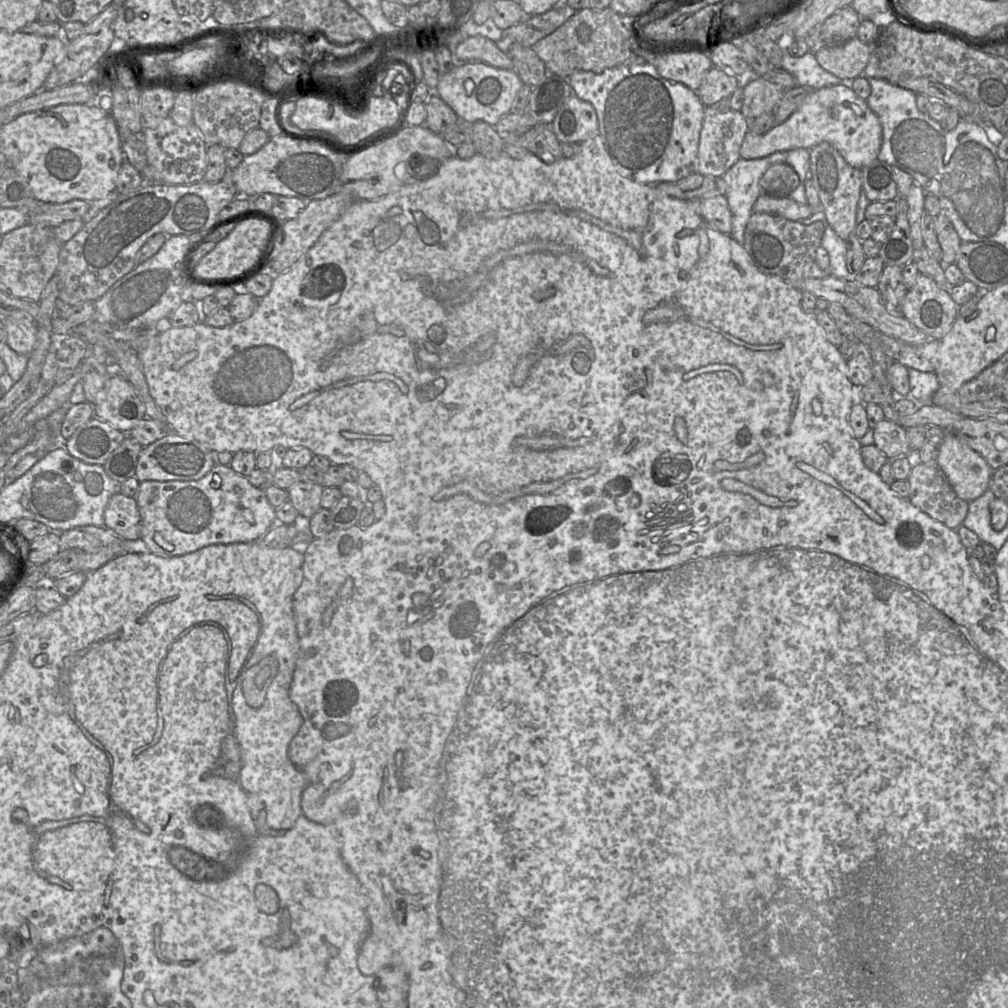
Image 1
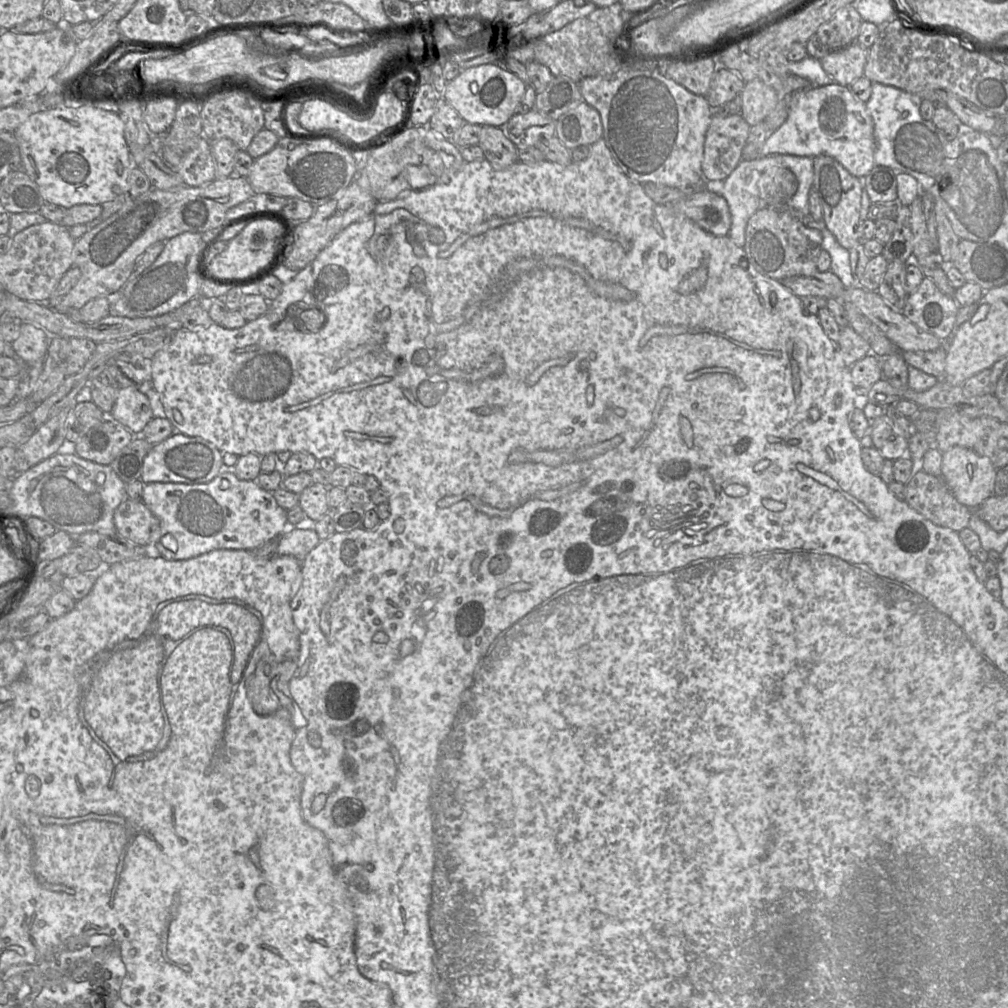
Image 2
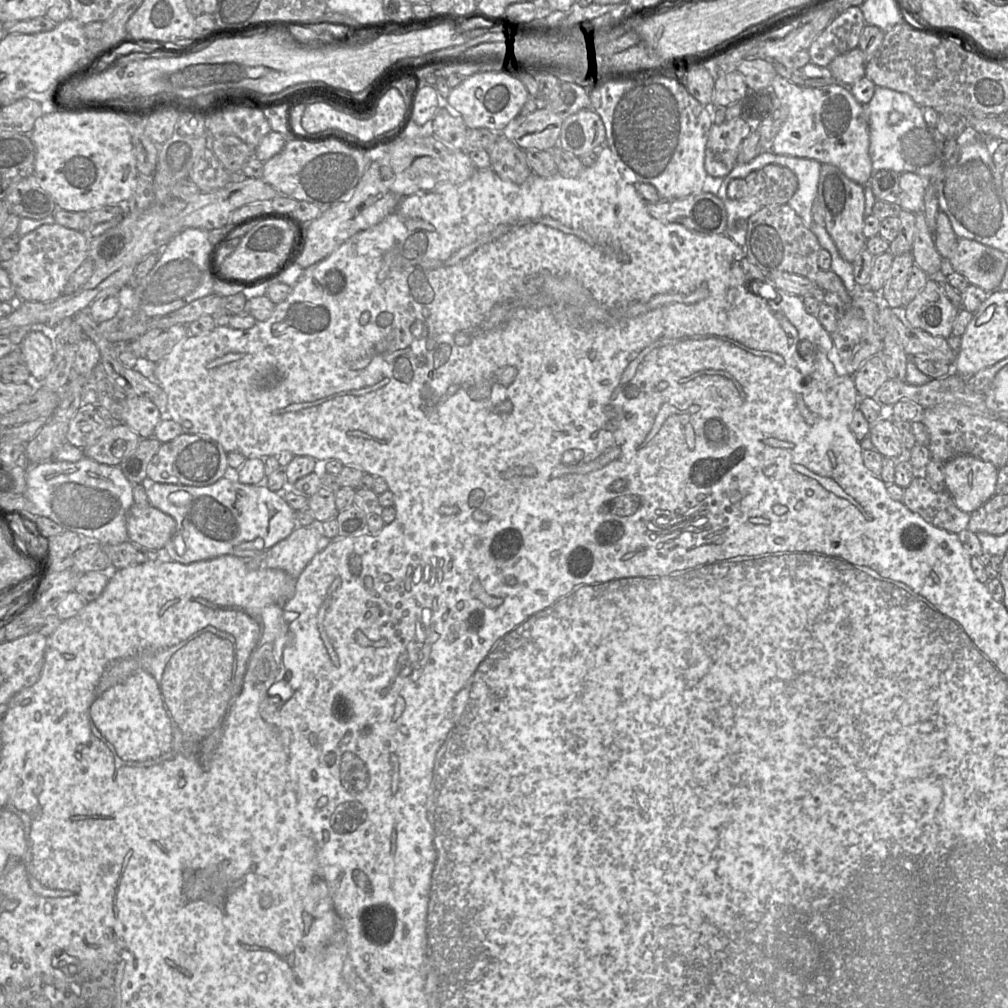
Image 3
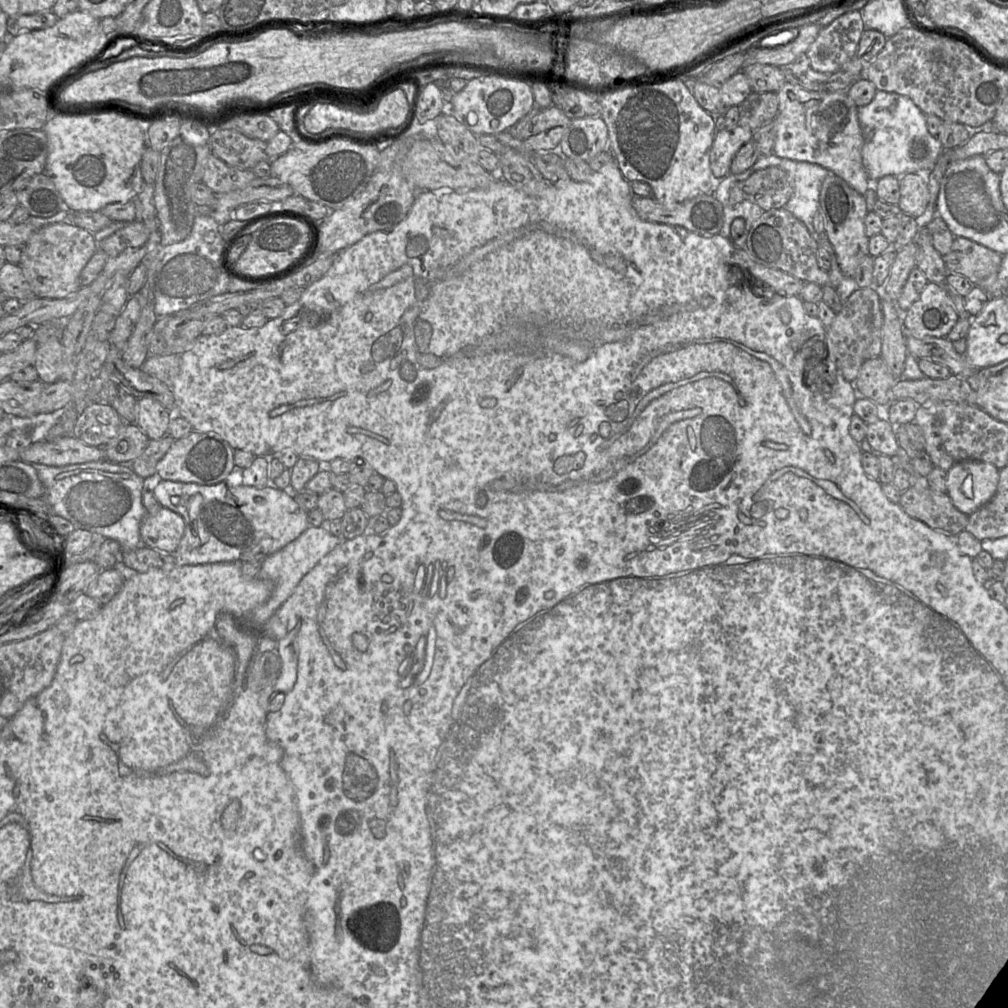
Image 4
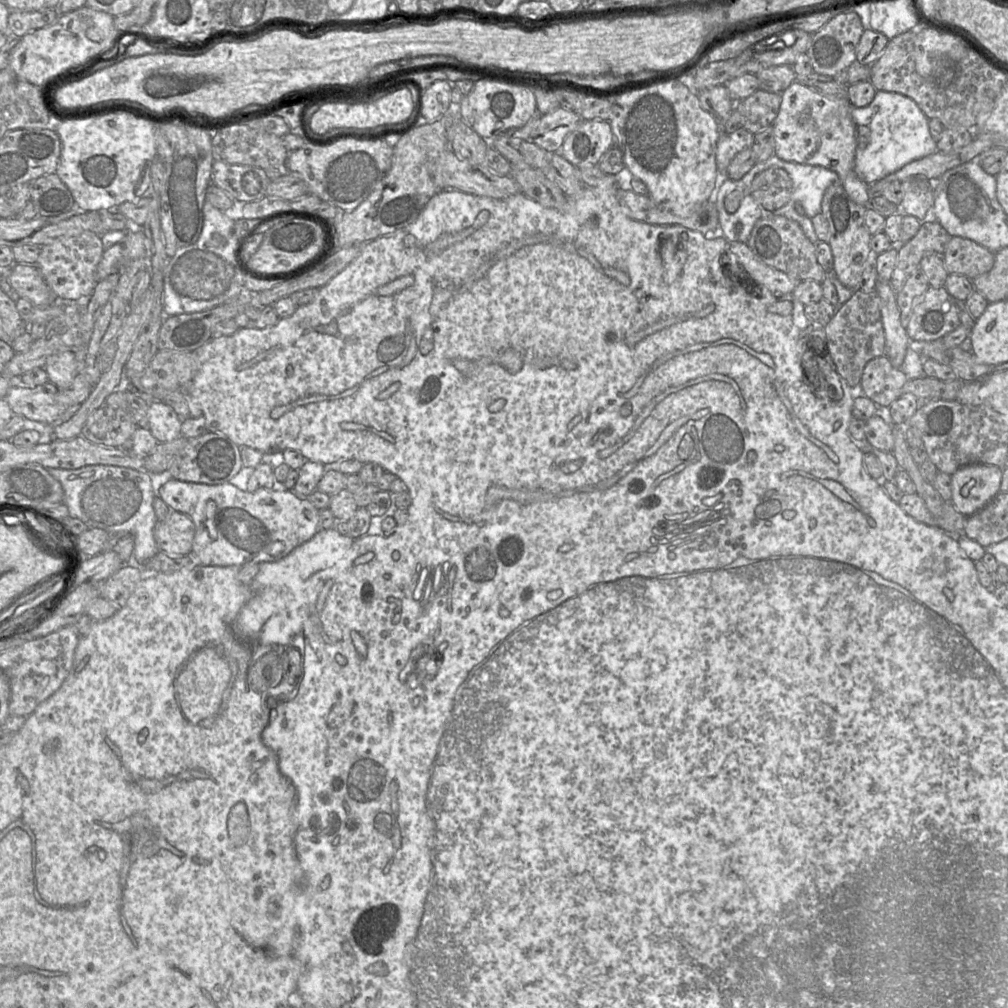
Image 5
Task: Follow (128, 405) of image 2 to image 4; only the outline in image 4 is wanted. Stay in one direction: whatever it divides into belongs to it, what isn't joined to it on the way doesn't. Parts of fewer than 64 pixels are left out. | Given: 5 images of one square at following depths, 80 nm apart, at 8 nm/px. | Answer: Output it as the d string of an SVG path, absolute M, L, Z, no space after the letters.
M139 398L136 403L136 425L151 440L168 435L171 412L151 398Z

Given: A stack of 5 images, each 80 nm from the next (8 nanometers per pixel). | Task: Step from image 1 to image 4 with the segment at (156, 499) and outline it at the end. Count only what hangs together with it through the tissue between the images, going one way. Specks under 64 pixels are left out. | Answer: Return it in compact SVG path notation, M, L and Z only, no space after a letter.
M162 480L153 490L152 492L153 496L157 499L161 507L168 508L179 515L181 515L185 521L185 531L184 535L180 541L180 544L175 552L169 552L169 553L175 553L178 558L181 561L181 564L212 564L212 563L236 563L236 562L242 562L242 561L248 561L248 560L262 560L263 558L267 557L268 555L274 553L275 551L279 550L289 542L293 541L296 539L302 532L304 532L308 527L310 527L309 521L308 521L308 511L303 509L294 499L292 492L289 490L281 490L278 489L277 487L274 487L273 484L268 484L267 486L264 487L253 487L253 486L246 486L246 485L240 485L240 486L232 486L230 485L226 480L219 482L214 485L202 485L202 484L197 484L197 483L184 483L184 482L174 482L174 481L169 481L169 480Z

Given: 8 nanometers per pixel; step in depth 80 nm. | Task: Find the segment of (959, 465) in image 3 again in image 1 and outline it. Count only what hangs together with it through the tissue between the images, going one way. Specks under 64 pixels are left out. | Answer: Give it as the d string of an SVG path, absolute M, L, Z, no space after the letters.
M945 431L938 446L937 464L957 496L967 502L990 486L993 470L987 461L957 435Z

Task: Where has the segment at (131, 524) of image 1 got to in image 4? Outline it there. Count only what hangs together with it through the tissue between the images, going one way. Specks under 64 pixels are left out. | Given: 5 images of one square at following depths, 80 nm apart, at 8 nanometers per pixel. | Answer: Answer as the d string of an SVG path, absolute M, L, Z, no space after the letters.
M161 507L156 514L146 514L140 526L140 537L146 547L175 552L184 531L183 517L168 508Z

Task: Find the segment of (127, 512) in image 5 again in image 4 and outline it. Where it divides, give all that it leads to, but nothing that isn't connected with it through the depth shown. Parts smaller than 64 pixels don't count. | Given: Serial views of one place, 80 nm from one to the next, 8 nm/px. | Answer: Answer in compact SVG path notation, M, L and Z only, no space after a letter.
M102 460L61 467L37 465L36 469L53 514L69 520L76 529L116 540L123 552L145 546L140 537L140 526L147 514L142 504L144 479L129 465Z

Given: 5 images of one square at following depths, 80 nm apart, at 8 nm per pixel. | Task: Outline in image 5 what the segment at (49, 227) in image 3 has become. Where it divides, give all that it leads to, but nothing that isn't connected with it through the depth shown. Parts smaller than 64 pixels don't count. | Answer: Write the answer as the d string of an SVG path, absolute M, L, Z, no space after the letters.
M86 230L43 245L35 265L57 299L77 300L89 297L98 284L97 266L103 253L104 247L100 235Z

